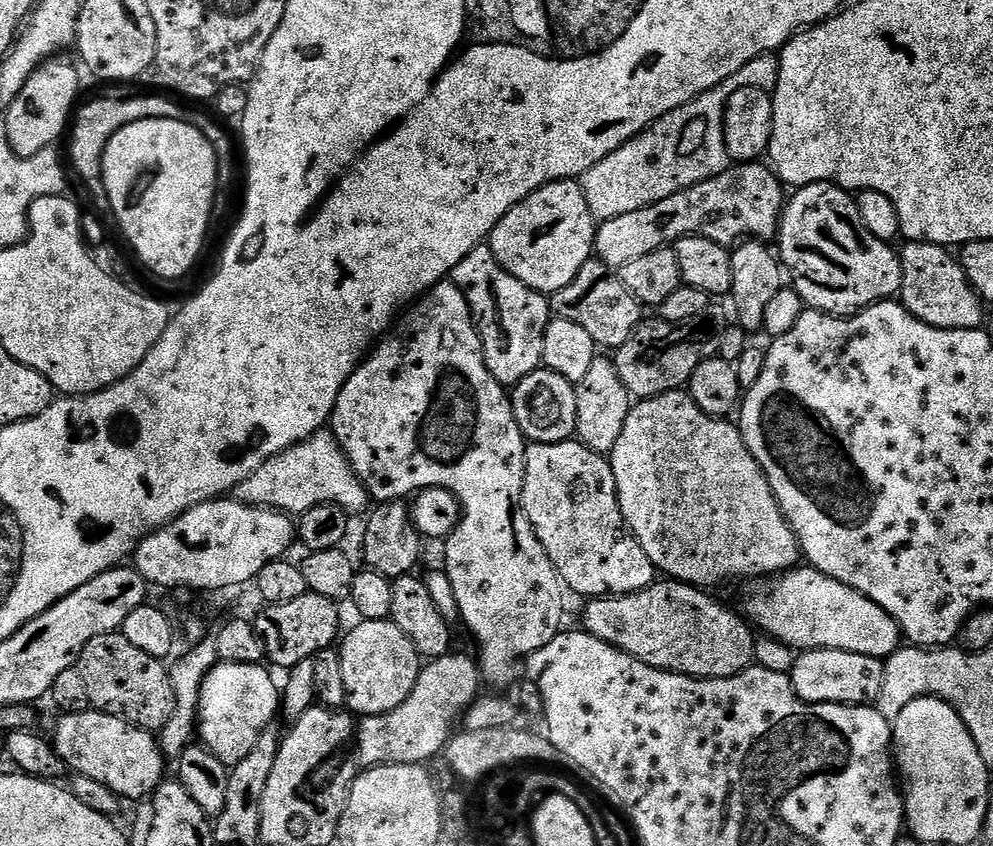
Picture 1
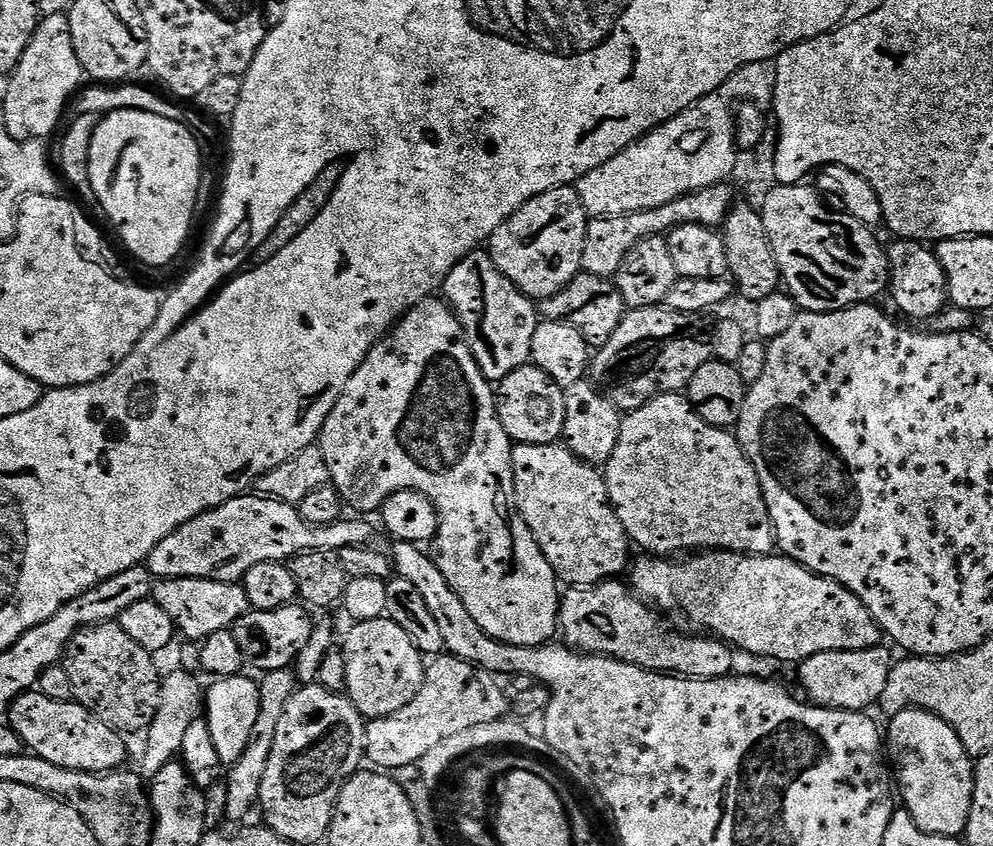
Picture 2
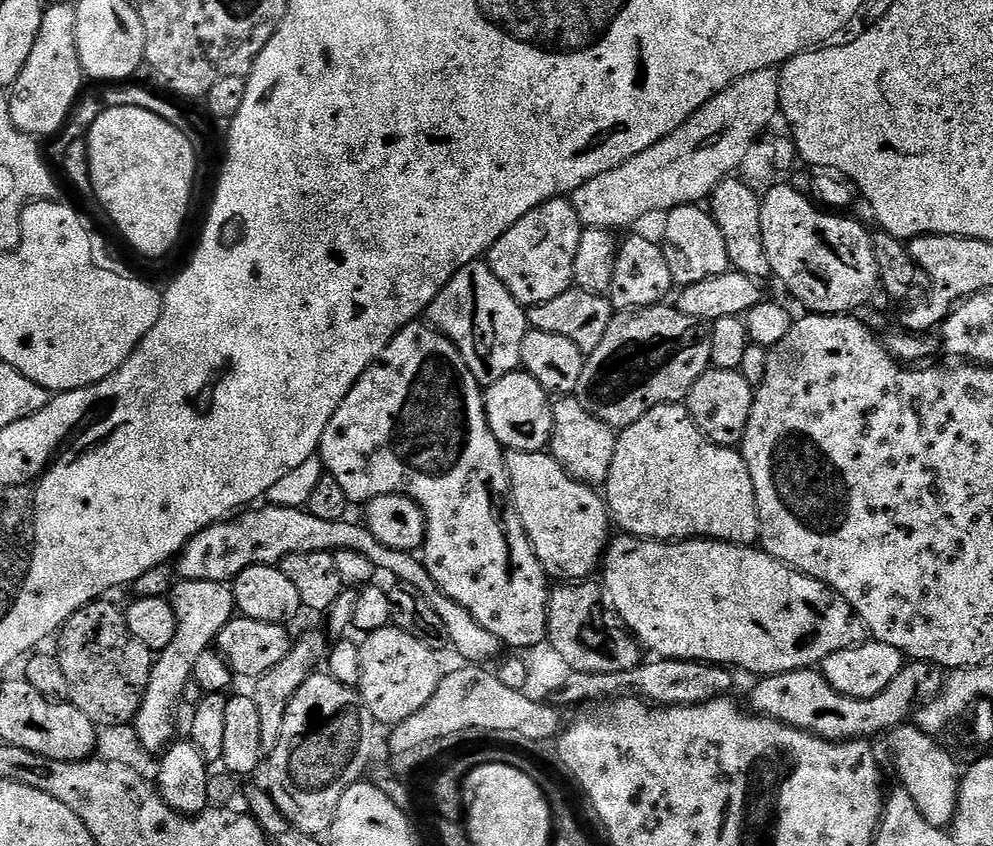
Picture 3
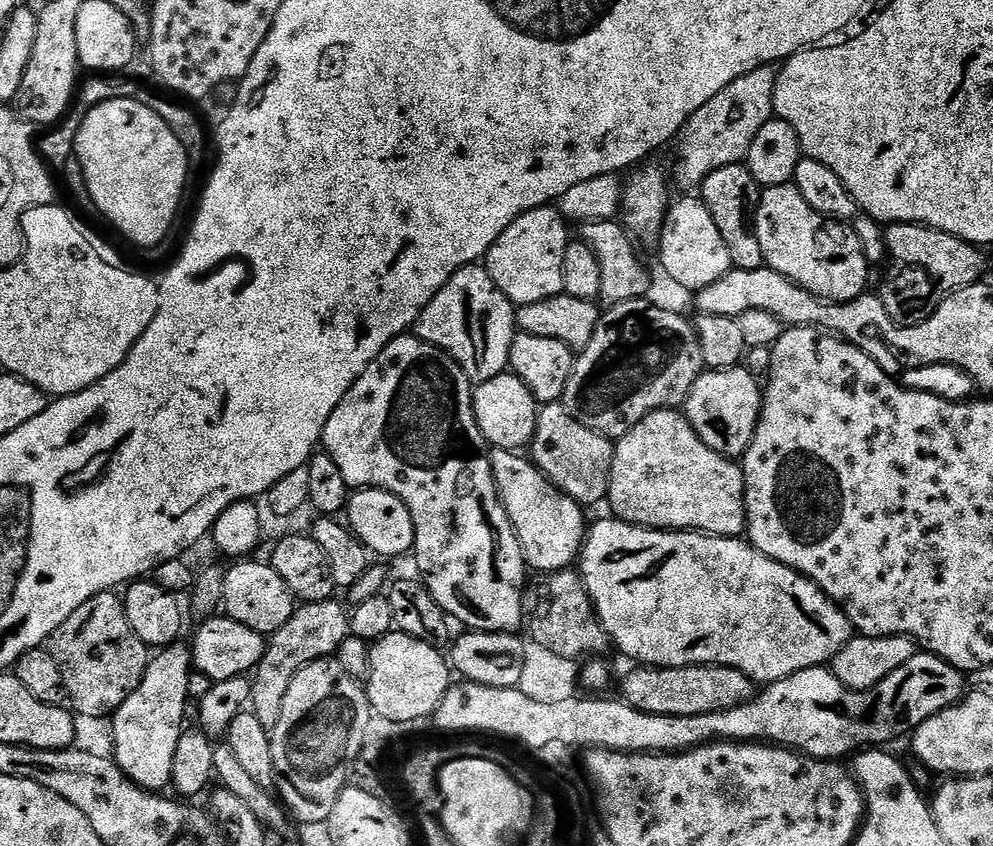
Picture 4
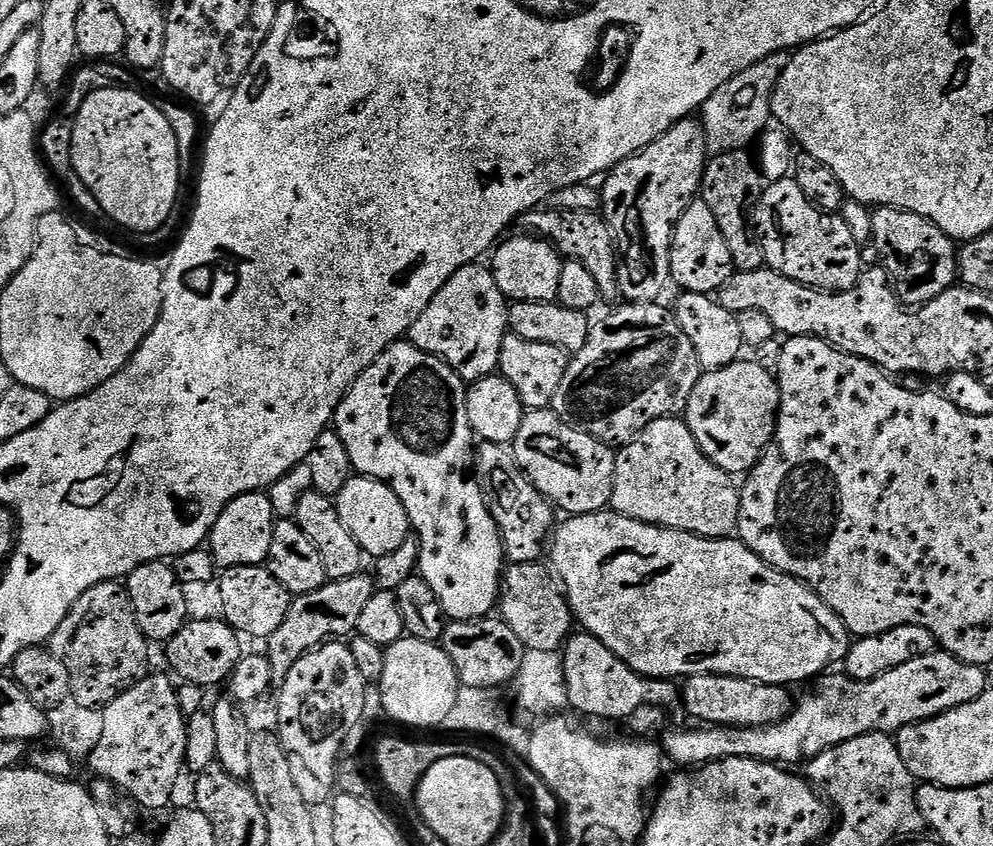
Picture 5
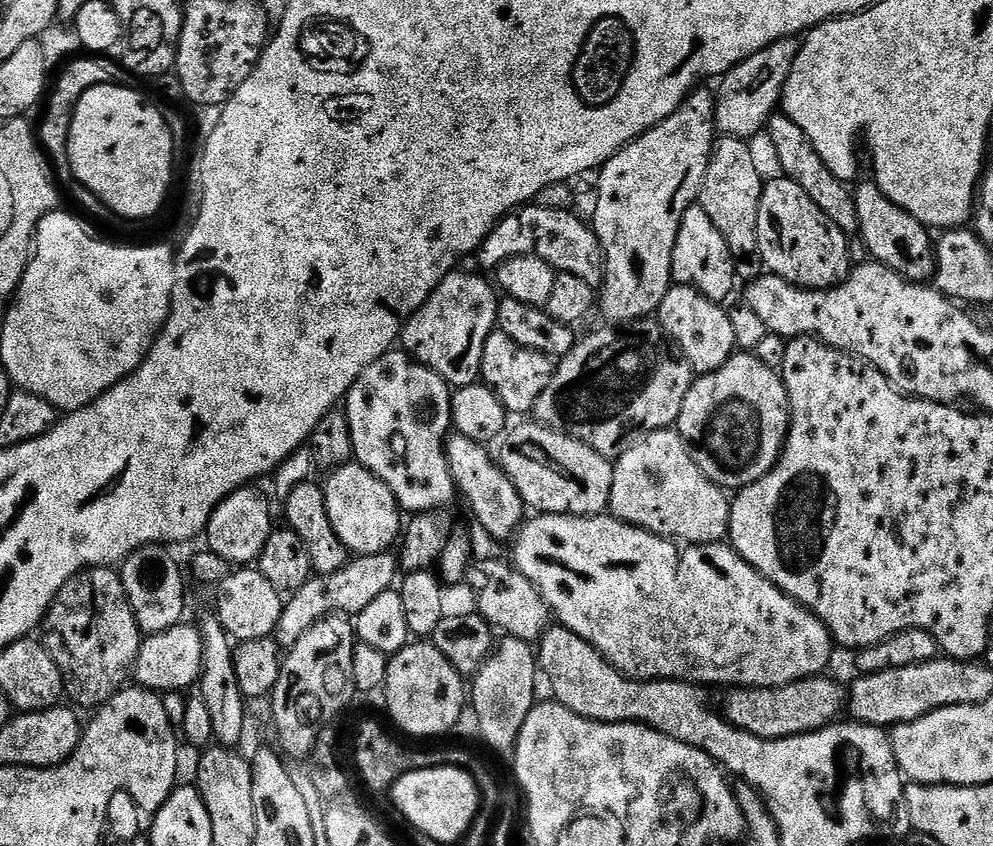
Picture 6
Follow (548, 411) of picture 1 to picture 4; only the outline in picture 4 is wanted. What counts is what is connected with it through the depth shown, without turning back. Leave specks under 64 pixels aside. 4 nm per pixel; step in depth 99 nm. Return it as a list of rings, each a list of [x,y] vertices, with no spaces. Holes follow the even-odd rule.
[[[505,370],[500,376],[476,384],[472,393],[472,405],[480,434],[489,445],[492,444],[493,449],[504,448],[508,452],[514,452],[527,449],[531,445],[540,408],[522,378]]]

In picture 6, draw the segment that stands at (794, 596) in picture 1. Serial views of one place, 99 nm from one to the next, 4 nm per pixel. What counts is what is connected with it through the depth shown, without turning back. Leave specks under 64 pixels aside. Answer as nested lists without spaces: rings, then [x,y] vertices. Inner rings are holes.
[[[536,514],[516,533],[512,546],[511,559],[515,568],[526,574],[530,582],[534,582],[534,586],[548,603],[551,615],[555,619],[557,616],[560,619],[557,621],[574,634],[578,634],[578,638],[598,649],[604,655],[604,659],[609,660],[629,680],[687,680],[690,684],[701,686],[728,684],[727,686],[735,686],[737,689],[781,687],[796,680],[821,675],[825,671],[824,667],[832,660],[834,641],[826,625],[809,608],[804,608],[797,600],[787,596],[777,584],[771,584],[766,577],[758,574],[758,570],[754,570],[754,566],[746,563],[727,543],[681,546],[677,541],[656,536],[652,532],[647,532],[645,528],[635,528],[633,524],[625,524],[623,520],[617,520],[611,514],[603,516]]]

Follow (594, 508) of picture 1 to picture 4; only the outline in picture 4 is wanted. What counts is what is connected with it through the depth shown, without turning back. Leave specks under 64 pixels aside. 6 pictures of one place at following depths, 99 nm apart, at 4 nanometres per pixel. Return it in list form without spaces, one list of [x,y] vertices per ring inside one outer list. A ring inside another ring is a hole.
[[[497,448],[491,453],[492,477],[496,493],[514,526],[514,534],[522,546],[527,567],[536,574],[551,574],[571,569],[584,546],[585,509],[574,498],[558,490],[548,481],[527,455]]]

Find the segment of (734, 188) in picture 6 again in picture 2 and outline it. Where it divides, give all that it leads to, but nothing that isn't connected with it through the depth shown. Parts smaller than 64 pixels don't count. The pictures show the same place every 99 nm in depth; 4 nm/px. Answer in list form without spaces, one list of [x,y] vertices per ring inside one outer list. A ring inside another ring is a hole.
[[[751,203],[739,204],[729,211],[722,225],[724,245],[728,251],[728,276],[739,295],[741,292],[749,302],[755,302],[781,291],[782,281],[763,215]]]

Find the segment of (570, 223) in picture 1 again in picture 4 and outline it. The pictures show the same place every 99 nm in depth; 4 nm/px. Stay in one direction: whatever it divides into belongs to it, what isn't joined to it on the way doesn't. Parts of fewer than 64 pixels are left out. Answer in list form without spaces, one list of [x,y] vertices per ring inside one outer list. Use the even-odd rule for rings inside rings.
[[[555,207],[535,208],[522,214],[494,242],[486,257],[490,278],[513,305],[533,304],[563,293],[562,258],[570,243],[569,225]]]

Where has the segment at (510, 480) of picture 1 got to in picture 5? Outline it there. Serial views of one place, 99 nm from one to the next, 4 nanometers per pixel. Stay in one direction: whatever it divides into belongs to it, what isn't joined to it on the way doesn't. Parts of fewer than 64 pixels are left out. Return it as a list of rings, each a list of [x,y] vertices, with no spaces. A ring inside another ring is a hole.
[[[397,342],[390,345],[356,379],[354,386],[350,386],[350,390],[345,394],[344,400],[338,406],[334,417],[334,431],[338,434],[338,438],[342,438],[342,446],[346,446],[346,454],[350,454],[353,473],[358,476],[369,476],[375,480],[381,480],[384,484],[391,484],[394,494],[398,494],[398,498],[408,515],[411,531],[415,533],[420,541],[417,573],[430,586],[430,590],[434,591],[435,597],[443,606],[445,617],[451,621],[479,620],[491,615],[499,603],[500,582],[506,566],[504,543],[500,537],[500,528],[496,524],[495,518],[492,517],[492,510],[489,501],[486,499],[484,489],[470,475],[474,468],[474,437],[470,426],[470,414],[466,410],[467,401],[468,388],[465,380],[445,360],[439,360],[436,356],[418,350],[418,346],[414,346],[410,342]]]

